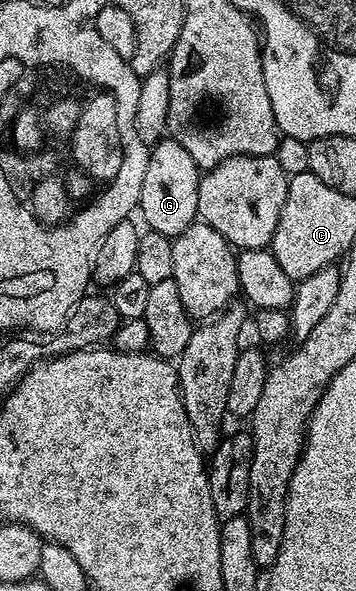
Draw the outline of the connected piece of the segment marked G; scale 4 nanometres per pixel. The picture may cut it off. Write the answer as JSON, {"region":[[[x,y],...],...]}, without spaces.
{"region":[[[162,139],[149,150],[147,176],[143,178],[143,195],[139,206],[140,216],[145,216],[148,228],[164,237],[175,238],[198,220],[199,183],[202,170],[197,168],[195,159],[183,151],[179,142]]]}

